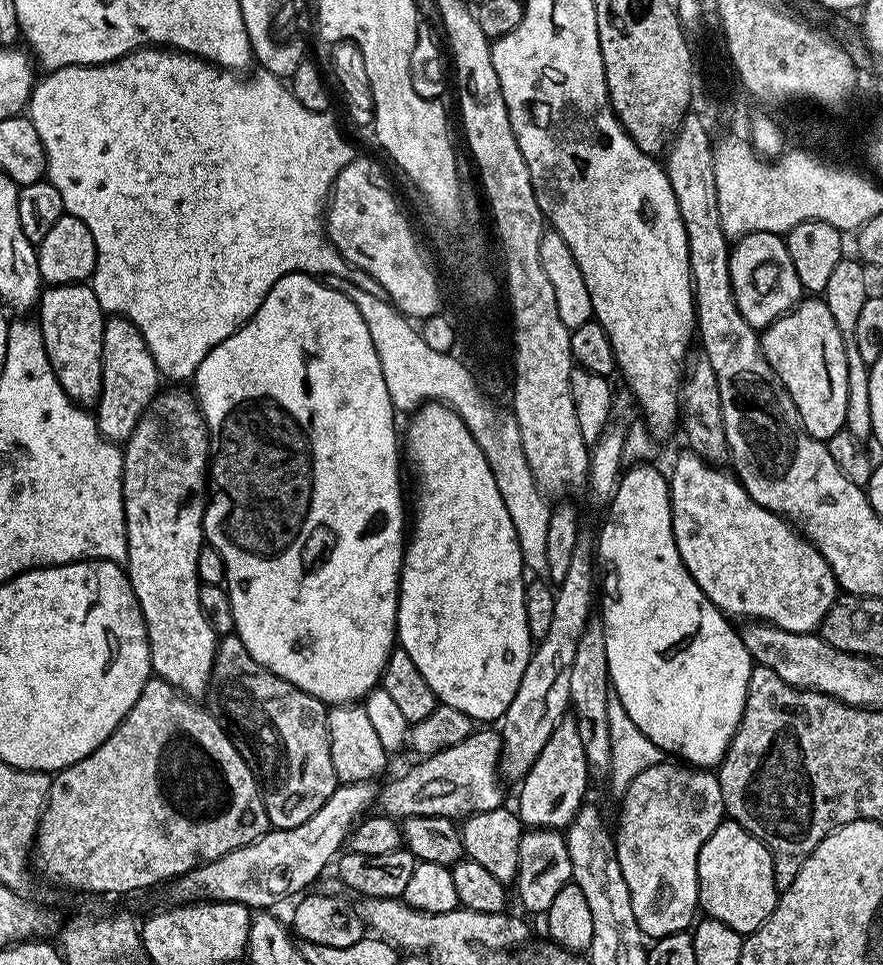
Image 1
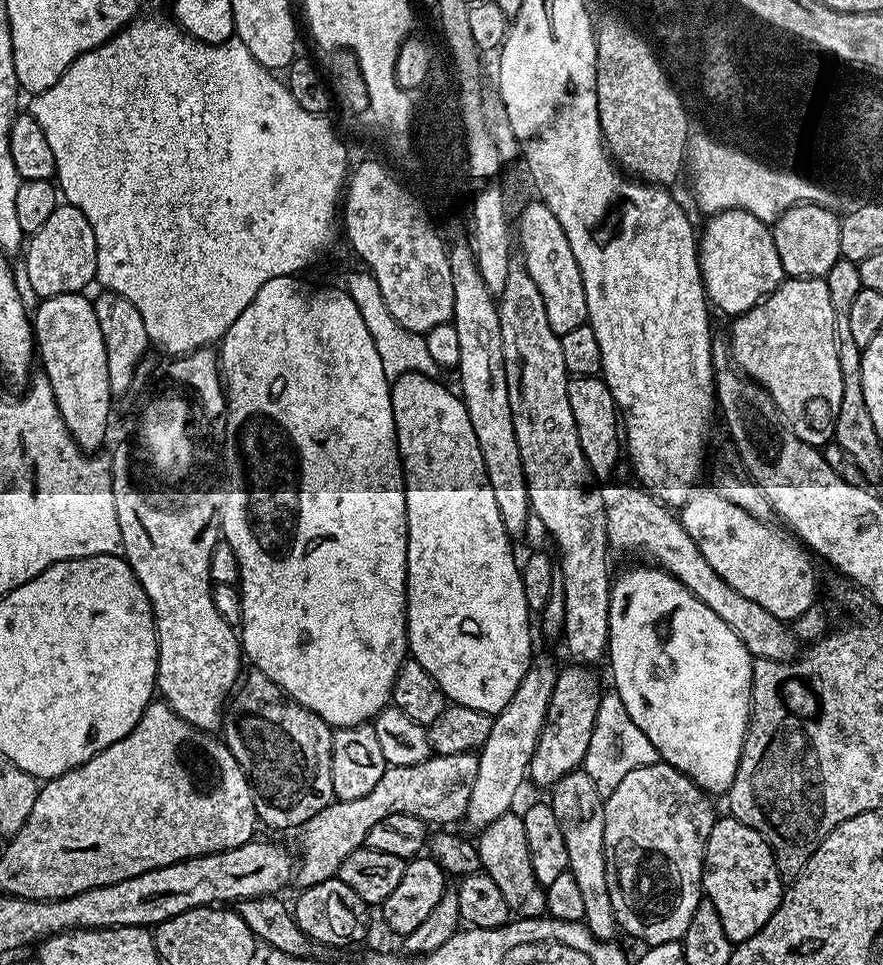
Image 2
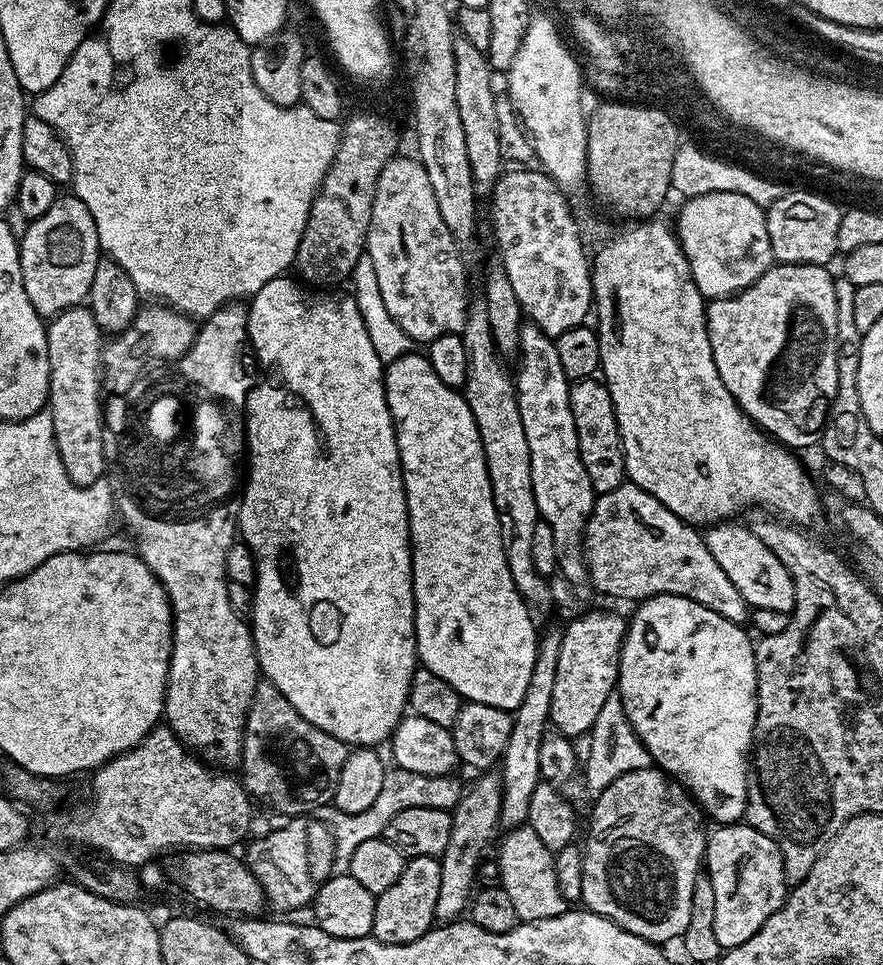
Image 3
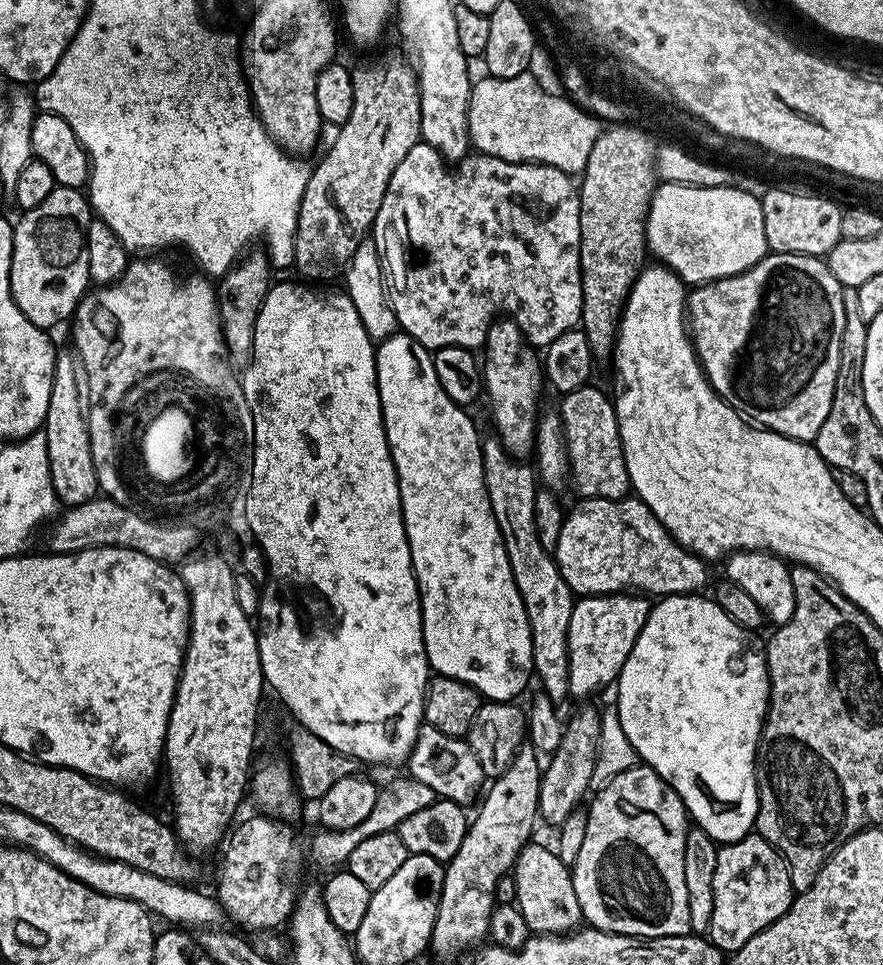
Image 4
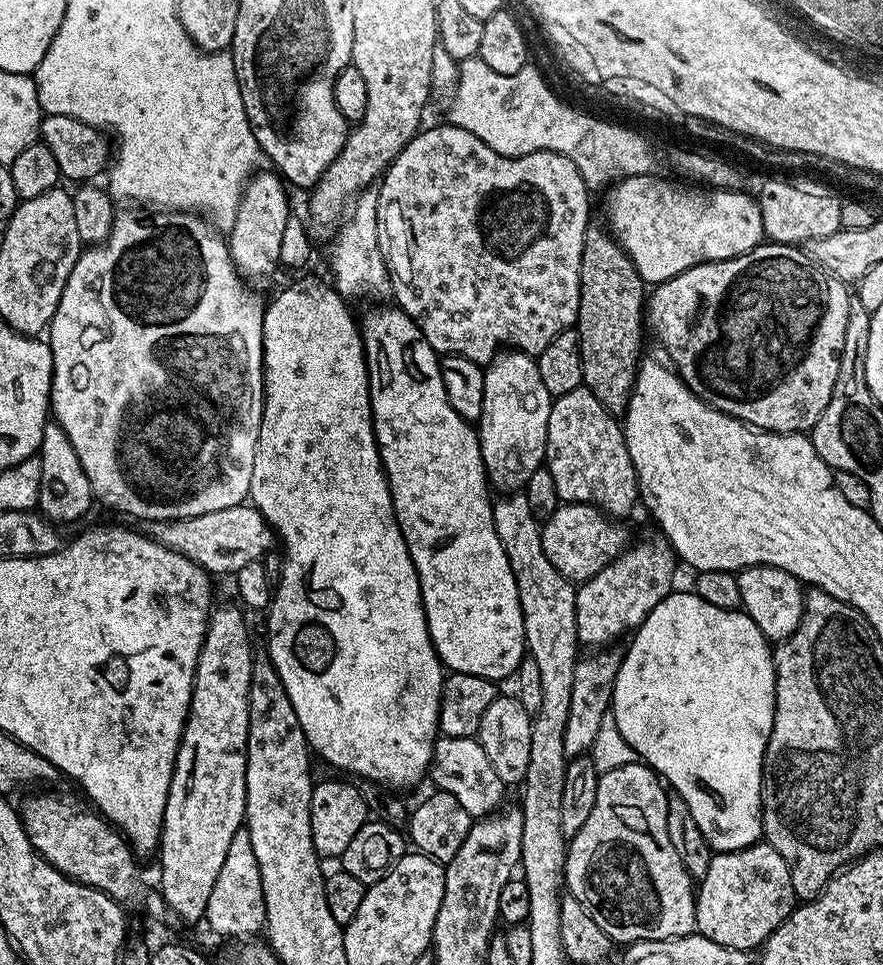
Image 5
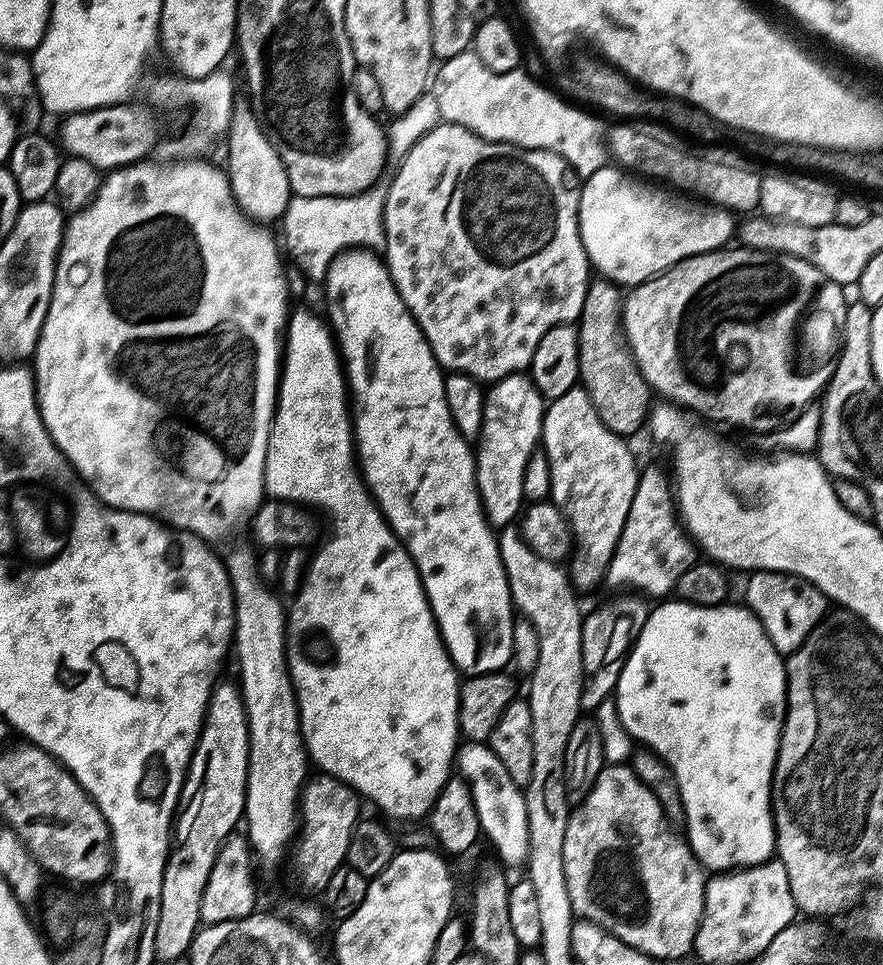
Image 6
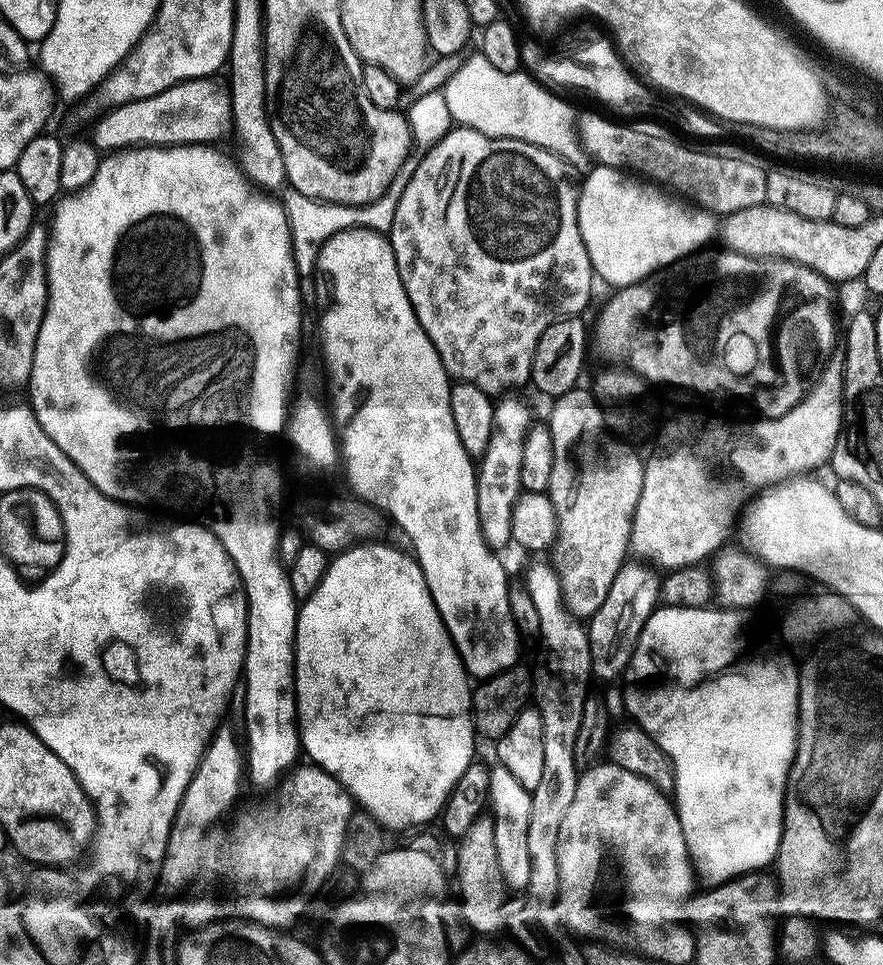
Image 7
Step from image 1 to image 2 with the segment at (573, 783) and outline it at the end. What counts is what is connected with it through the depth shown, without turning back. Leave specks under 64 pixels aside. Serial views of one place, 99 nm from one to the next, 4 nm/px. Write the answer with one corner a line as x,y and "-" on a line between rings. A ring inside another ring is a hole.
588,666
561,667
556,673
554,694
550,696
550,706
538,746
530,758
527,779
536,784
551,786
557,784
566,774
584,763
586,746
590,746
590,734
594,734
594,722
598,718
598,706
602,695
600,680

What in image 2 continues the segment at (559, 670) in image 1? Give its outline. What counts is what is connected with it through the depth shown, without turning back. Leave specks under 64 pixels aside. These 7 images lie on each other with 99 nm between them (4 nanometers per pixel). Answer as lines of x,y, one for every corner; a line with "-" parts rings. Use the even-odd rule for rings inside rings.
533,663
528,673
522,678
514,698
510,698
508,705
500,712
495,713
490,730
490,738
486,738
484,745
478,749
478,778
474,778
474,790
470,792
470,806
466,806
464,820
475,830
482,830
494,822
494,818
502,818
502,814
513,811
512,803
520,792
520,787
526,784
530,758
538,746
538,738
542,734
542,726
546,722
546,714
550,706
550,696
554,694
557,665

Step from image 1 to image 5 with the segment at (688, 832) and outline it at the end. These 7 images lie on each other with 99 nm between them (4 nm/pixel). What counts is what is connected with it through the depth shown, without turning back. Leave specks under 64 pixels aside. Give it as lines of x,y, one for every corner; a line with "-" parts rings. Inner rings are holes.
643,762
602,772
594,811
566,844
567,891
620,946
696,932
694,881
666,830
669,793
663,787
661,777

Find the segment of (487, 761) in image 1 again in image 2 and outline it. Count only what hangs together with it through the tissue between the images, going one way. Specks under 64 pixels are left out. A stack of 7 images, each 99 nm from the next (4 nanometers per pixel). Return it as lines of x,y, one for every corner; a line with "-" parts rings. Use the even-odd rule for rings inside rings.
462,752
460,754
446,754
445,756
431,755
428,759
418,762
414,766
389,766
385,768
382,778
374,785
370,794
353,800
333,799
314,818
310,818
302,825
299,833
300,844
304,853
298,856
298,880
304,888
314,886
318,882
333,879
339,873
342,862
354,854
354,850
365,847
364,839
382,818
389,814
414,814
432,826
452,826
455,820
464,820
466,806
470,806
470,792
474,790
474,778
478,778
478,755
476,752

